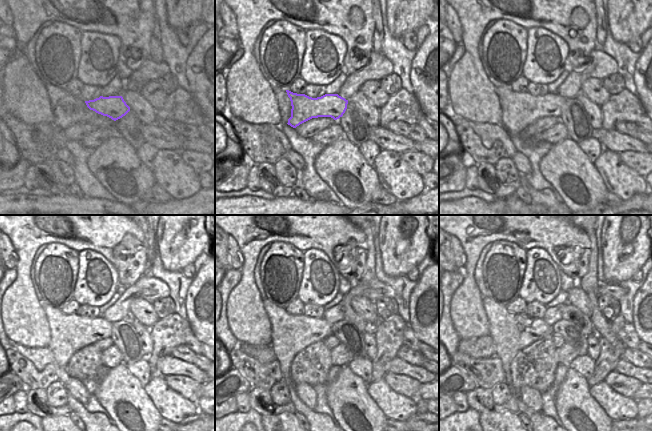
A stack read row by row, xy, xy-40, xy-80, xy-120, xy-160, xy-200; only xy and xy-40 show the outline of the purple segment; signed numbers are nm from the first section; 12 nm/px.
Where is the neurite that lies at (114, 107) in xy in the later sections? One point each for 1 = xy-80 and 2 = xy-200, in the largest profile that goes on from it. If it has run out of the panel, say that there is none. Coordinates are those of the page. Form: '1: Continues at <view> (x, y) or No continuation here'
1: Continues at xy-80 (519, 109)
2: Continues at xy-200 (511, 332)

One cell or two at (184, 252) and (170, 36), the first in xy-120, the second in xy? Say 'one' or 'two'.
two

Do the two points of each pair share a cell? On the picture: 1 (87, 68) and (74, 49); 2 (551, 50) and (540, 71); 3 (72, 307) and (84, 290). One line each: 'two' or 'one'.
1: two
2: one
3: two

